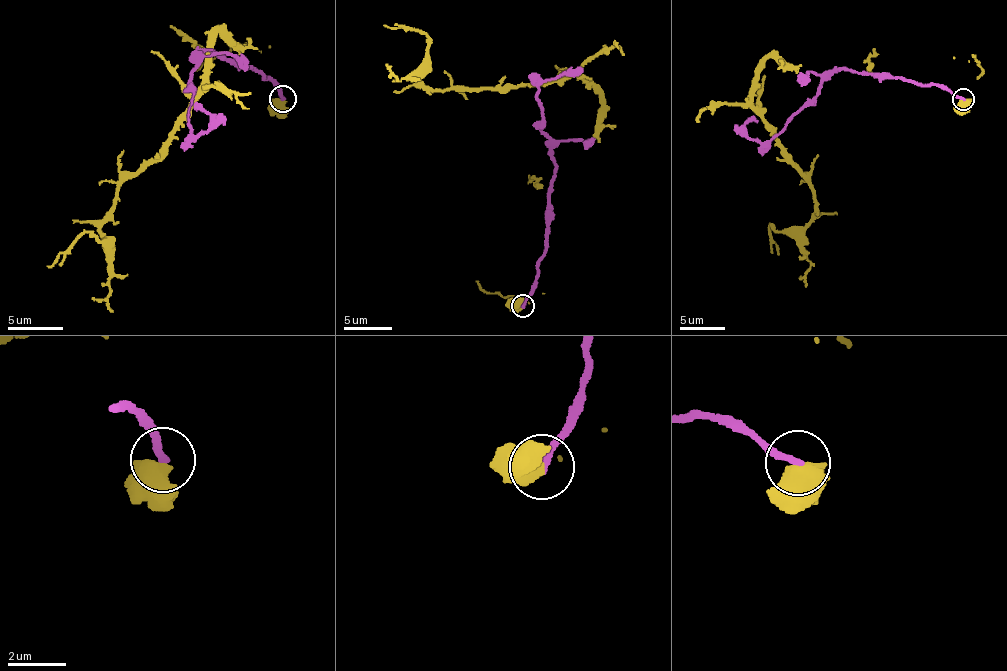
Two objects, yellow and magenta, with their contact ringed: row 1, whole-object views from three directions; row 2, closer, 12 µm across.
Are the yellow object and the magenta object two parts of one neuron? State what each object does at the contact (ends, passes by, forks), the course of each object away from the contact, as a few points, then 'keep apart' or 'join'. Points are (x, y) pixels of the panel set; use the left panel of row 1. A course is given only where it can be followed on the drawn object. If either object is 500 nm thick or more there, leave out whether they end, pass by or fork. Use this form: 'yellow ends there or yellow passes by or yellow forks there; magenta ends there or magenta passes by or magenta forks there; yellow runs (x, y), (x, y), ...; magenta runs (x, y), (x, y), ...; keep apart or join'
yellow runs (281, 99), (205, 52), (245, 45), (216, 32), (200, 92), (117, 189), (103, 242), (80, 236), (48, 267); magenta runs (281, 99), (263, 71), (200, 50), (190, 84), (193, 136), (206, 133), (211, 121), (195, 109); keep apart

